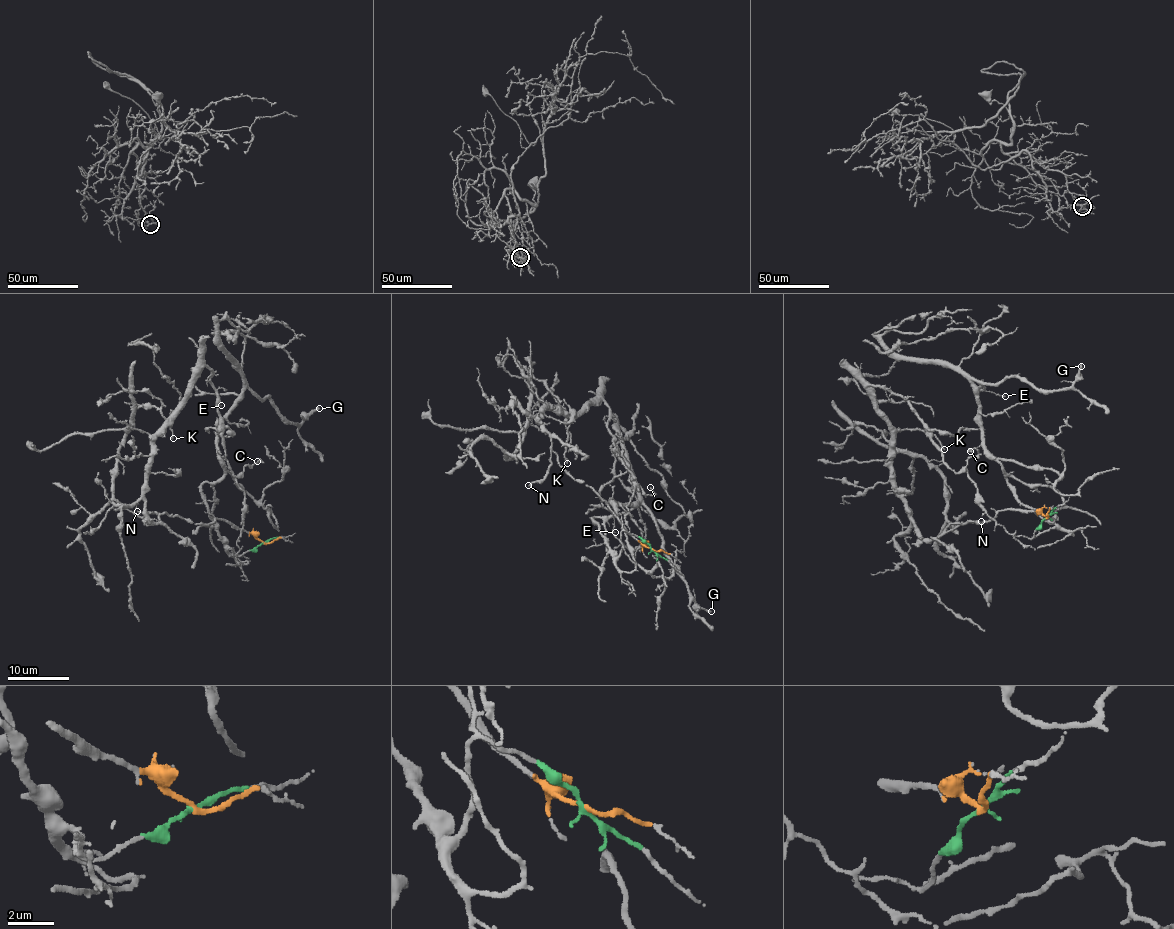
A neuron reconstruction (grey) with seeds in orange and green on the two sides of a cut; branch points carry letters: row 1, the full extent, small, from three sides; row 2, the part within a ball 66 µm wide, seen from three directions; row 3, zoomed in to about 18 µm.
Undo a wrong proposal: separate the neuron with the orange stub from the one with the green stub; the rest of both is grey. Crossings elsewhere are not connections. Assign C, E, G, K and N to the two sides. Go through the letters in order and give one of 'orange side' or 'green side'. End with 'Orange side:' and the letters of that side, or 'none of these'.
C: orange side
E: green side
G: green side
K: orange side
N: orange side
Orange side: C, K, N

